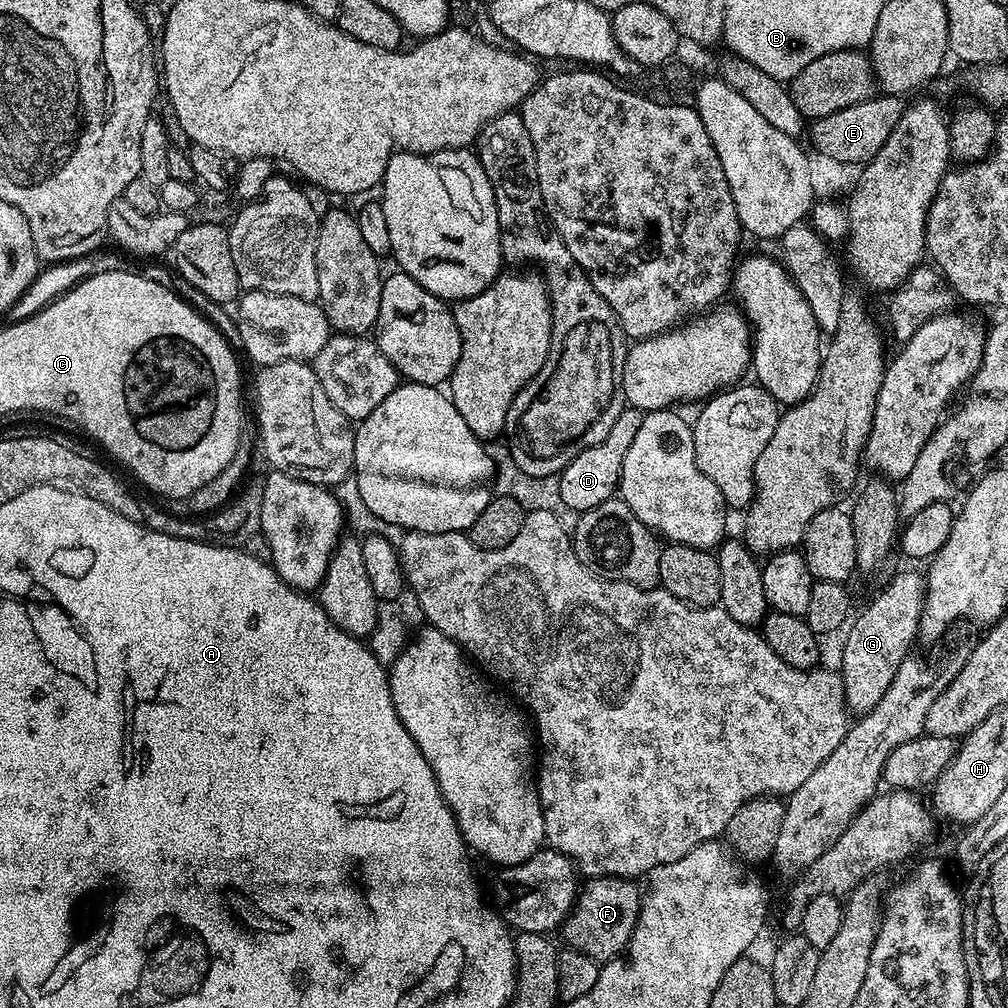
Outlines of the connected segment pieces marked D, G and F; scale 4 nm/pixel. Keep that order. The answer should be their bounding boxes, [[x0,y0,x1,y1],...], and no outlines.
[[558,406,644,513],[838,572,926,713],[562,876,642,962]]

